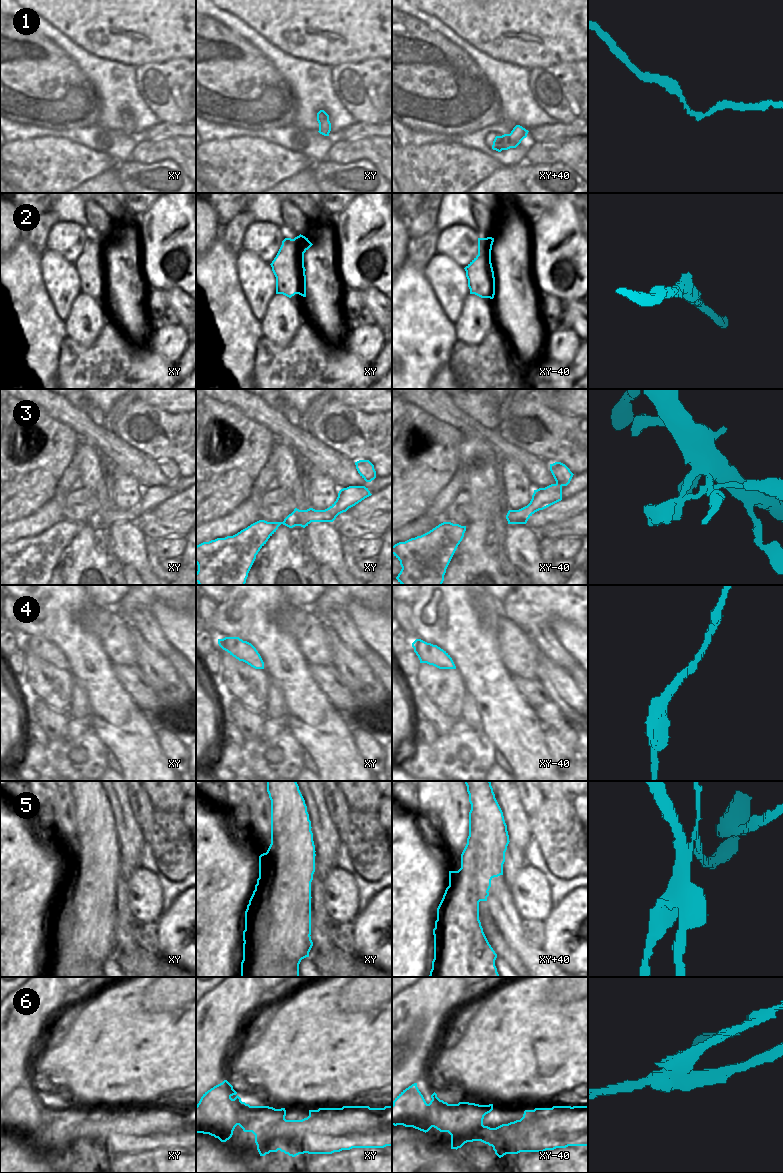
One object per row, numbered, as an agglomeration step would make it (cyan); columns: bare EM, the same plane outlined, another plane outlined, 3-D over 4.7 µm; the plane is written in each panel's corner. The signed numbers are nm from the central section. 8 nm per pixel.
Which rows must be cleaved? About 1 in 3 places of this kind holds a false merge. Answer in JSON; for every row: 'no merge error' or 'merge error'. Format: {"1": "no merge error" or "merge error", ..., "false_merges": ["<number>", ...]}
{"1": "no merge error", "2": "no merge error", "3": "merge error", "4": "no merge error", "5": "merge error", "6": "merge error", "false_merges": ["3", "5", "6"]}

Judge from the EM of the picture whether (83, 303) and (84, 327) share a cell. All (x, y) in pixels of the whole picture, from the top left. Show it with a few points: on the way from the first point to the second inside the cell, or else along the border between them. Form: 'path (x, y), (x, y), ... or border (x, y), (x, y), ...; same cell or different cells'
path (84, 309), (84, 321); same cell

